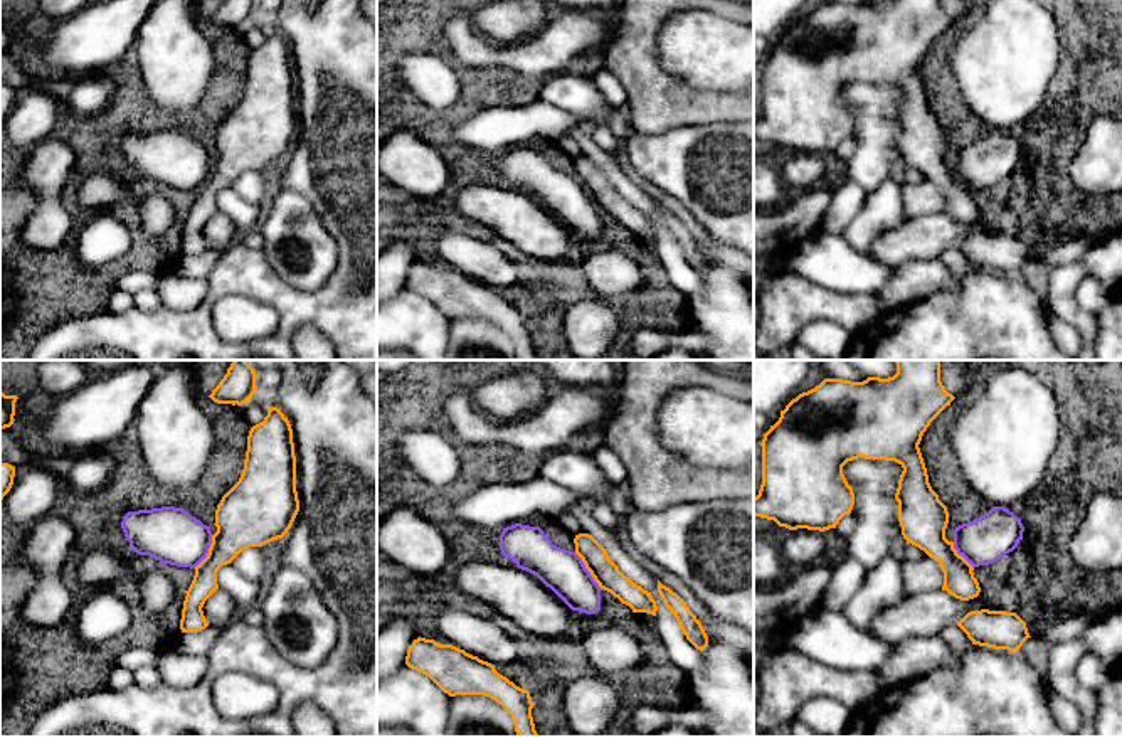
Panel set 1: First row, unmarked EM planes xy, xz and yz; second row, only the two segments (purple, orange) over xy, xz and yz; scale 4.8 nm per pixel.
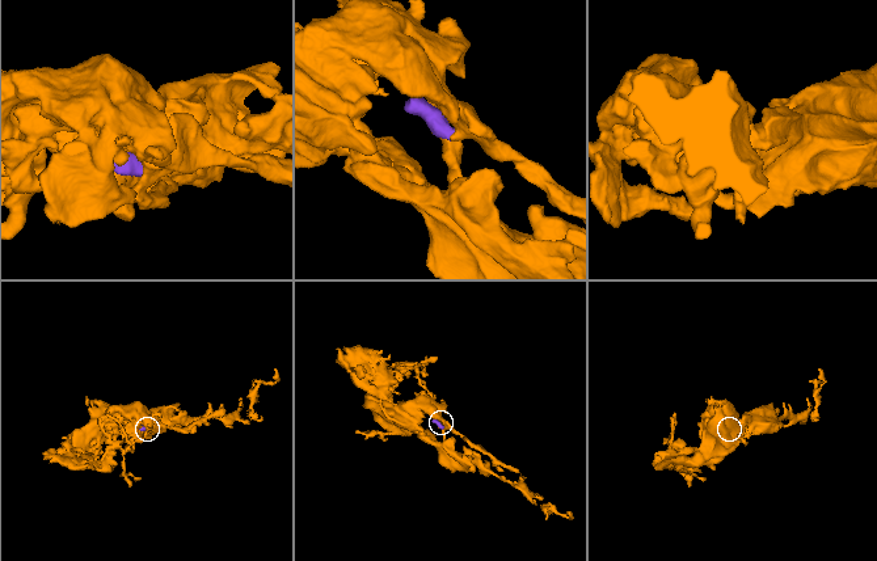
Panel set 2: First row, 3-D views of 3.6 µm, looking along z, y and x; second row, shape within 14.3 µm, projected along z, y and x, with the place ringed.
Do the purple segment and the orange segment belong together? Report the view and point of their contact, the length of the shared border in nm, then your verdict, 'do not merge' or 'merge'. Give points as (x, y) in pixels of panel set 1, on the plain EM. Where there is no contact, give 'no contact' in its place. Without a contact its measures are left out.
xz (587, 194) | 220 nm | merge

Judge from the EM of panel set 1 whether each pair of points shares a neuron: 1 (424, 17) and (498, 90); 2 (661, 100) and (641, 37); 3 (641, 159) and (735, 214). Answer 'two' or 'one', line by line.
1: one
2: one
3: one

